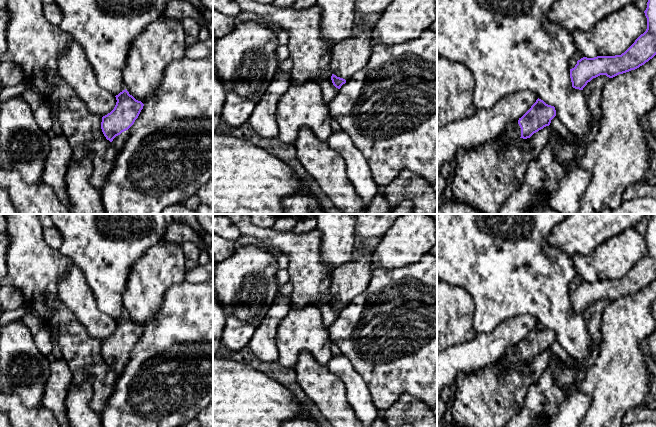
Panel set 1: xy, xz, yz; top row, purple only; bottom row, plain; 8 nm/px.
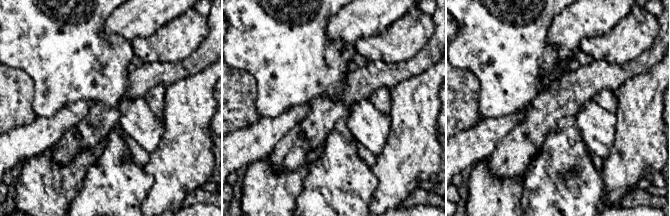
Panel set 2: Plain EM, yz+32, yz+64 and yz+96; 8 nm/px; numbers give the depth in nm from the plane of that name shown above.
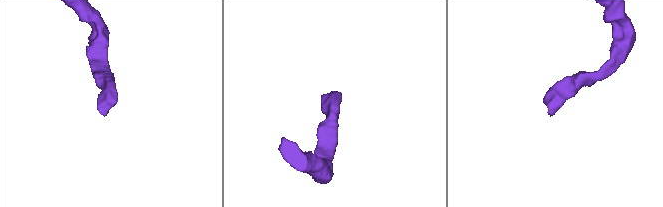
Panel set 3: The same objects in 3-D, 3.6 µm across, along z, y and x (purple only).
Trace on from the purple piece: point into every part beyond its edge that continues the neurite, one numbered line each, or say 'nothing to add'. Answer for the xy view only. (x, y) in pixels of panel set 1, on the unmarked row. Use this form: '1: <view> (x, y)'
1: xy (119, 365)

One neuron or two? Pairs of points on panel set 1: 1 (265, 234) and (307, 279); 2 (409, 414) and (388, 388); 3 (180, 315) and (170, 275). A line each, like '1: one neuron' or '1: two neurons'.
1: one neuron
2: two neurons
3: two neurons

